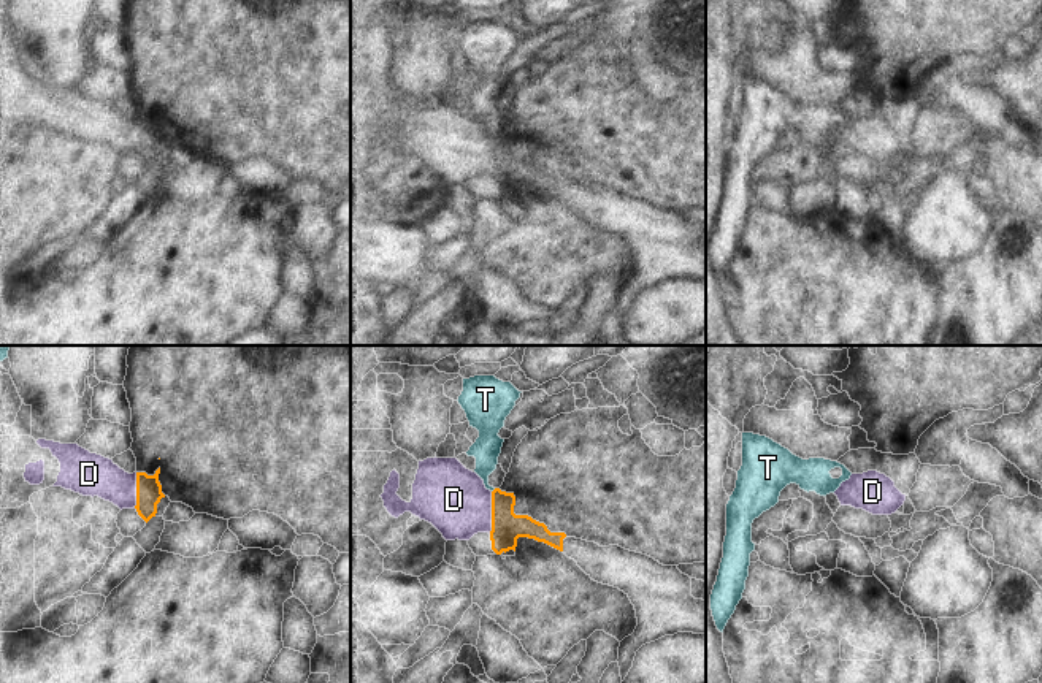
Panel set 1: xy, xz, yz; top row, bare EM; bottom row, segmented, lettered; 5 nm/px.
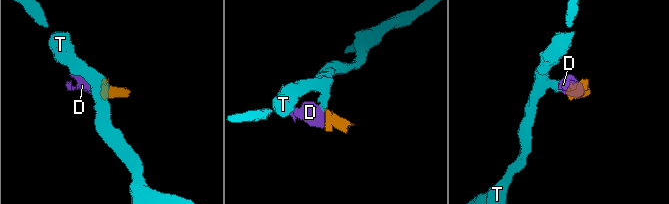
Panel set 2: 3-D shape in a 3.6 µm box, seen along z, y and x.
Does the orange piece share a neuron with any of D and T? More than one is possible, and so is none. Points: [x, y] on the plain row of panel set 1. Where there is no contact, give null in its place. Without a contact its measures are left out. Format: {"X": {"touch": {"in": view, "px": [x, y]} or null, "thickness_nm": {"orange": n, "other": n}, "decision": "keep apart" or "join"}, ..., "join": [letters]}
{"D": {"touch": {"in": "xz", "px": [492, 157]}, "thickness_nm": {"orange": 160, "other": 340}, "decision": "join"}, "T": {"touch": {"in": "xz", "px": [494, 135]}, "thickness_nm": {"orange": 160, "other": 140}, "decision": "keep apart"}, "join": ["D"]}

